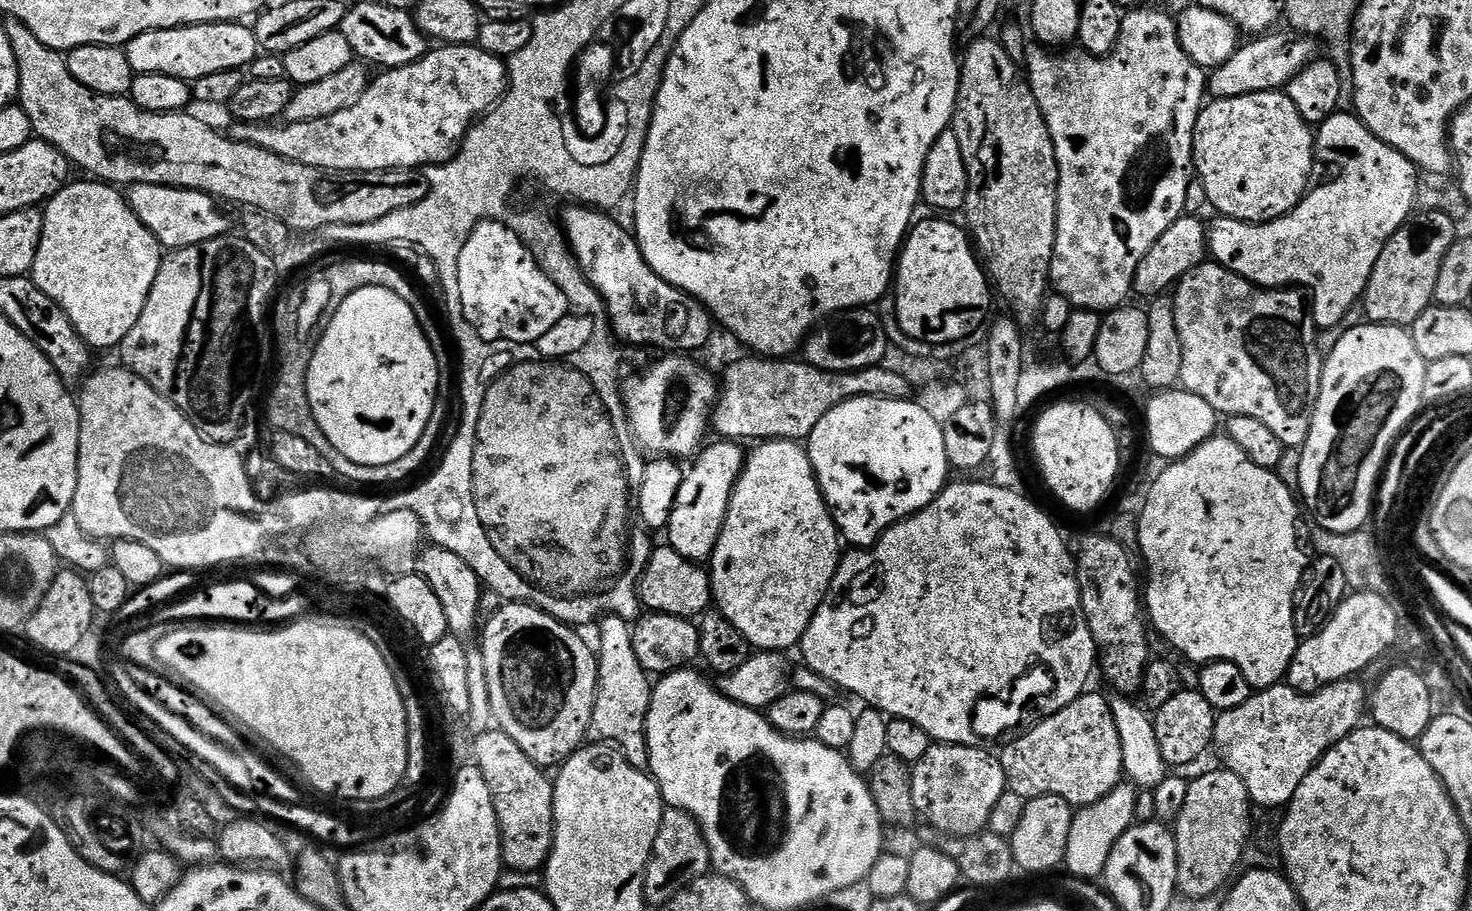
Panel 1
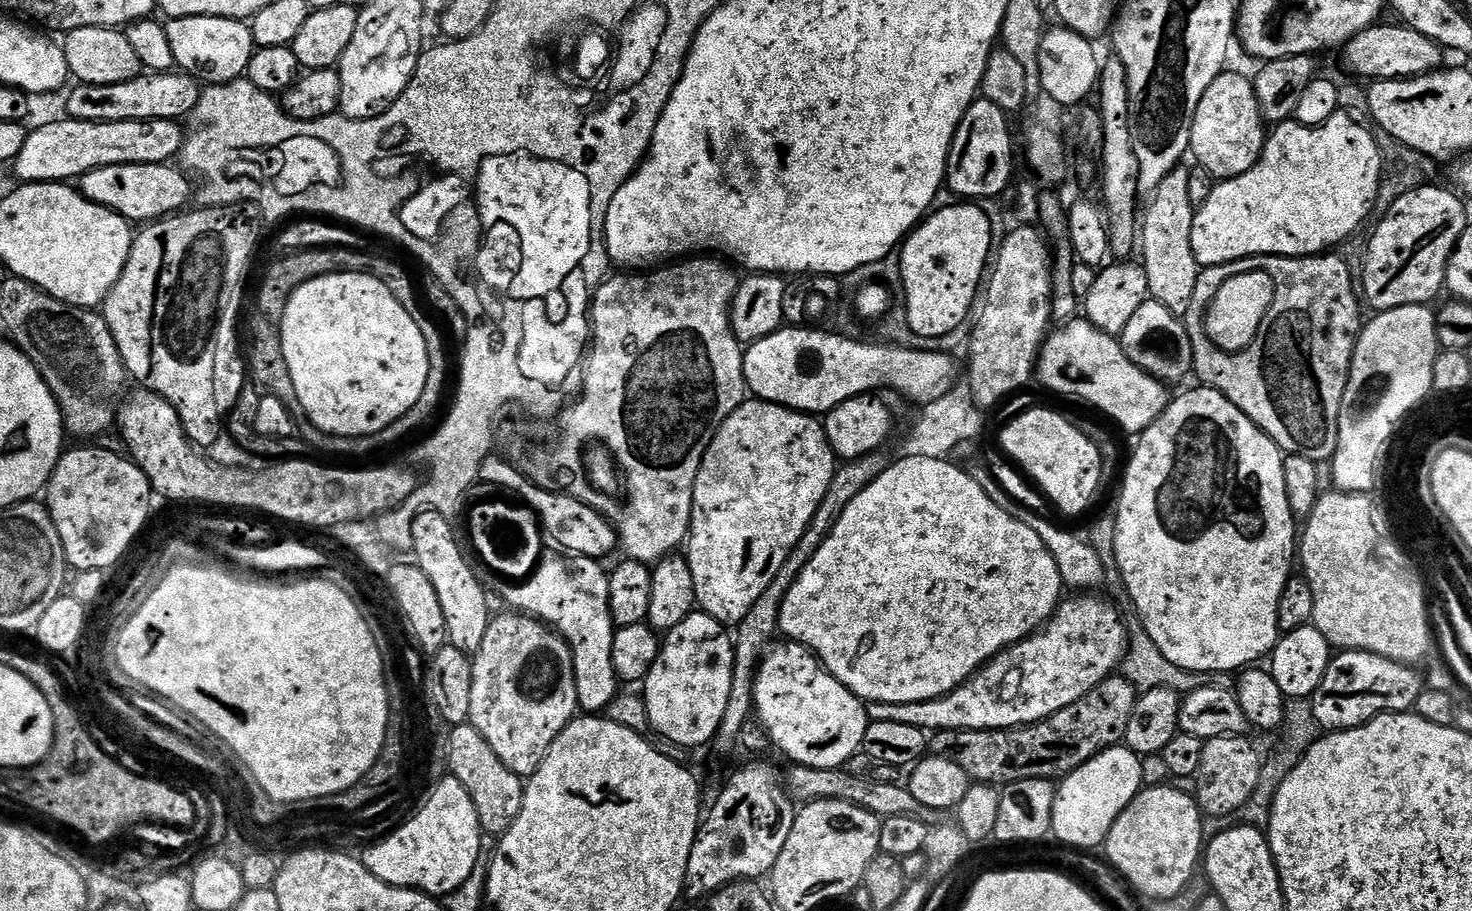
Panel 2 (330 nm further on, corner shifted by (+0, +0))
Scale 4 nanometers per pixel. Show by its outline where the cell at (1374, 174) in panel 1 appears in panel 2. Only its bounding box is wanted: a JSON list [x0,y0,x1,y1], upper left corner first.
[1192,111,1385,268]

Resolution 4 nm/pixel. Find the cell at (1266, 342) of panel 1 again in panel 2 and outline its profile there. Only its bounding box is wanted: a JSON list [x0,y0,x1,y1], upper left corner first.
[1182,254,1362,462]

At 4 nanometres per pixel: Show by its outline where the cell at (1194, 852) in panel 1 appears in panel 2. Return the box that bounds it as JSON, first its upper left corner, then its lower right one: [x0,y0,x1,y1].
[1194,735,1262,816]

